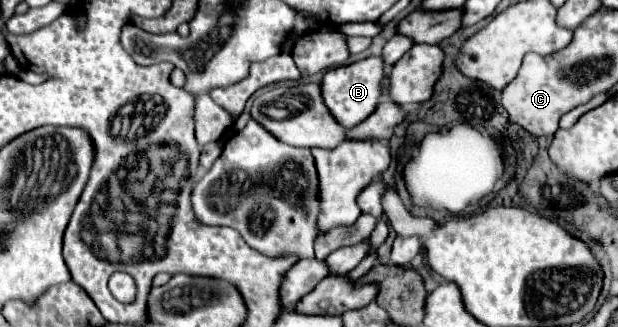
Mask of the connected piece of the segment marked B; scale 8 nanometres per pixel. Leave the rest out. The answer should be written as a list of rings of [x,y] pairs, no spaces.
[[[371,56],[347,66],[339,66],[333,70],[327,70],[327,74],[323,76],[321,82],[321,90],[323,90],[323,100],[327,104],[327,108],[331,110],[331,114],[339,120],[339,124],[343,124],[345,128],[353,128],[357,124],[361,124],[365,118],[369,118],[373,114],[373,110],[379,104],[379,98],[383,94],[383,82],[387,78],[385,66],[383,66],[383,58],[381,56]]]

